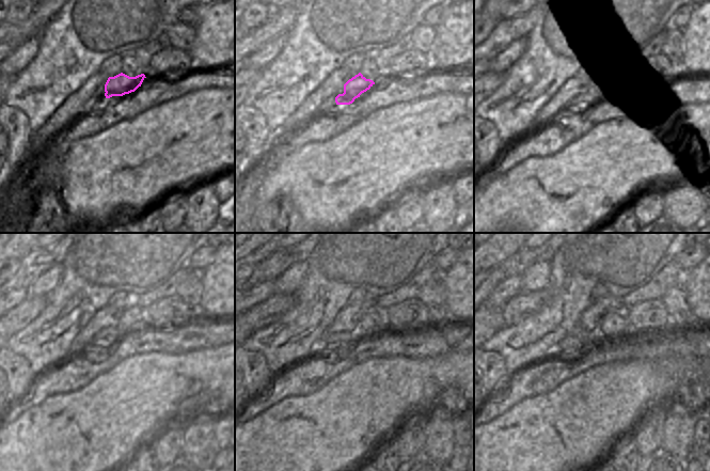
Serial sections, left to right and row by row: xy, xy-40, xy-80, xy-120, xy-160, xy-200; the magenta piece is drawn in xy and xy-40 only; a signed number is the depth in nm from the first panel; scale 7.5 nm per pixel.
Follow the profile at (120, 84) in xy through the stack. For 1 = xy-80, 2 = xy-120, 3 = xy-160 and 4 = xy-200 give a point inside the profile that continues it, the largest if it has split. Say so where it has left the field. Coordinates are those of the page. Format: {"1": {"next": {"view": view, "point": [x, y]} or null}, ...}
{"1": {"next": {"view": "xy-80", "point": [586, 98]}}, "2": {"next": {"view": "xy-120", "point": [108, 336]}}, "3": {"next": {"view": "xy-160", "point": [344, 339]}}, "4": {"next": {"view": "xy-200", "point": [568, 345]}}}

